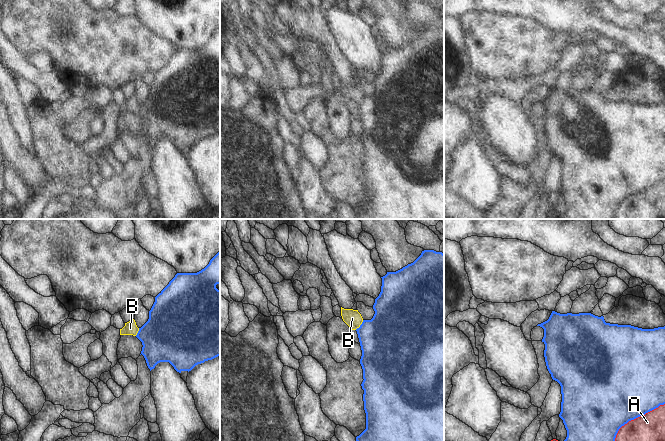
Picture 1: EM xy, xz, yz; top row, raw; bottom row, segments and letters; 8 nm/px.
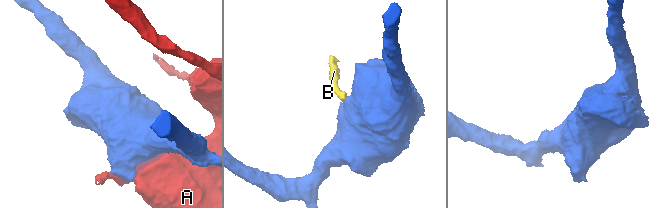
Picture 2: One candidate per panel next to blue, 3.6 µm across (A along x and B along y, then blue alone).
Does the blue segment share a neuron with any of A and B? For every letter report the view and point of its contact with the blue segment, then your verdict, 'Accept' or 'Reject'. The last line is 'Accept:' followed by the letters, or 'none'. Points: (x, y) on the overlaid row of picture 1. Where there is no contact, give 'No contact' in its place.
A: Touches blue at yz (636, 417). Reject
B: Touches blue at xz (360, 325). Reject
Accept: none.

